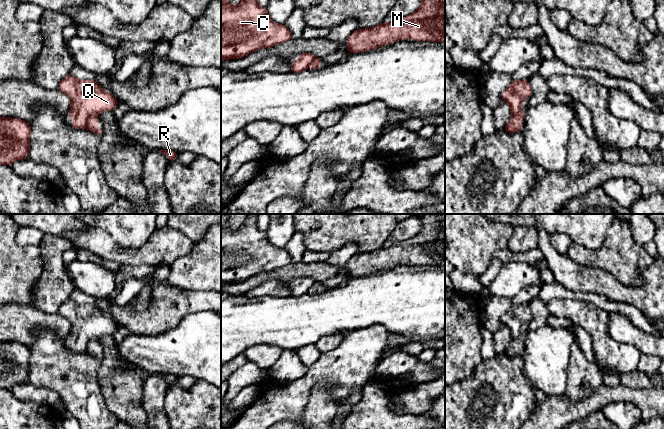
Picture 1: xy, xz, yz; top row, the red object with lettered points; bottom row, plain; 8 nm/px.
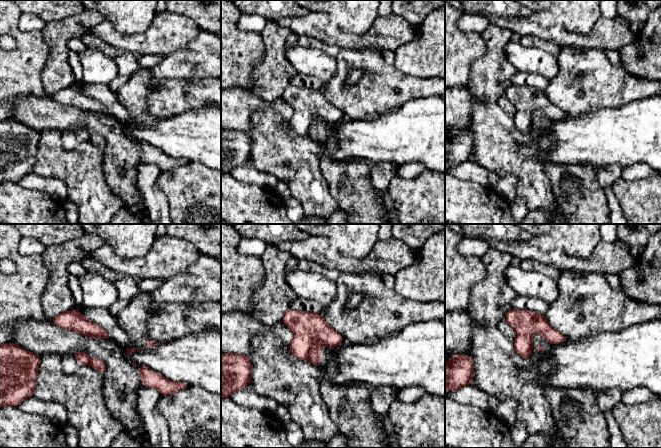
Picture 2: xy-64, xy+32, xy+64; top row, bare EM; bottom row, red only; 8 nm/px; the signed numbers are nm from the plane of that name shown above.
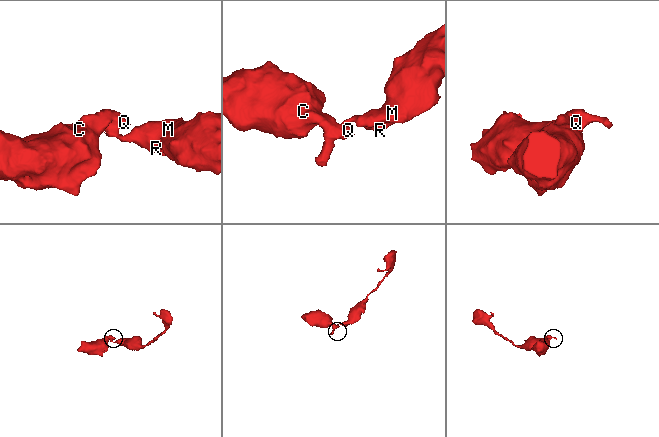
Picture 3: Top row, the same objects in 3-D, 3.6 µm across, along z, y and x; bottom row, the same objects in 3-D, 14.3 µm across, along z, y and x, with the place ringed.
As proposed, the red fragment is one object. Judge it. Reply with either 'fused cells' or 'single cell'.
fused cells

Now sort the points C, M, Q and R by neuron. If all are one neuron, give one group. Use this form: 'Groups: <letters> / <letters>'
Groups: C Q / M R

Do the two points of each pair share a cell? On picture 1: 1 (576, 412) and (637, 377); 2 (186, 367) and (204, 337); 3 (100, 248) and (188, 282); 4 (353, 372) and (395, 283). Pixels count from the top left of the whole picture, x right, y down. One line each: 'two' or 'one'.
1: two
2: one
3: two
4: two

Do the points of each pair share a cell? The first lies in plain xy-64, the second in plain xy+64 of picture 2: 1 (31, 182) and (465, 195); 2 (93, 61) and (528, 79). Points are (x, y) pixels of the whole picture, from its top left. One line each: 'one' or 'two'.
1: two
2: two

